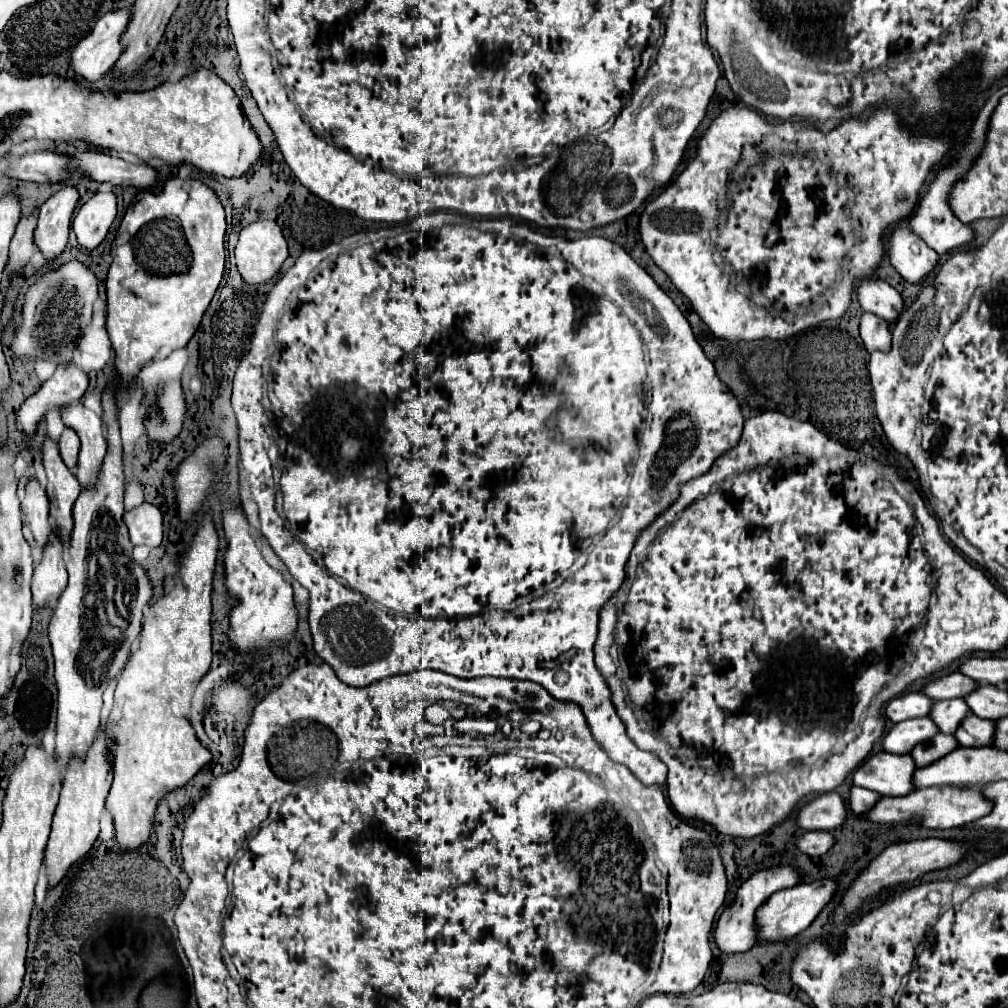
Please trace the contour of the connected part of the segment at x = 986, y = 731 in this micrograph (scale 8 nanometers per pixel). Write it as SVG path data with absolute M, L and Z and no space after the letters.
M970 715L962 721L962 727L954 733L960 745L964 747L986 747L994 743L996 723L988 719L978 719L976 715Z

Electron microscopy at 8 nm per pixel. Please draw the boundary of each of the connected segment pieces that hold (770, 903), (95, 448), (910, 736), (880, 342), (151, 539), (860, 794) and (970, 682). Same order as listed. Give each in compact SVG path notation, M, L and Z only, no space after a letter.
M818 879L812 883L800 883L792 889L782 889L778 893L774 893L760 909L758 909L758 937L762 941L784 941L788 937L798 935L800 931L804 931L814 919L816 915L830 903L830 899L836 893L838 883L834 879Z
M70 403L60 407L62 423L74 429L82 441L80 459L76 467L76 479L82 487L96 481L98 467L102 465L102 455L106 455L106 439L102 431L102 419L82 403Z
M930 717L900 721L886 733L884 751L888 751L888 753L912 753L912 749L916 745L928 743L938 733L940 733L940 729Z
M864 313L860 319L860 337L864 341L864 347L868 353L874 351L882 351L888 353L890 351L890 343L892 343L892 335L890 335L890 325L882 319L878 319L876 315Z
M142 503L140 507L128 511L124 515L124 521L128 525L132 545L158 547L162 543L164 523L162 523L162 513L156 505Z
M852 787L850 807L856 815L864 815L874 807L874 803L878 803L880 797L882 795L876 793L876 791L870 791L870 789L864 789L864 787Z
M956 671L956 673L950 673L946 677L932 679L930 683L926 683L926 687L922 689L922 693L924 695L930 695L934 701L940 701L940 699L966 697L974 689L978 689L978 683L974 679L962 675L960 671Z

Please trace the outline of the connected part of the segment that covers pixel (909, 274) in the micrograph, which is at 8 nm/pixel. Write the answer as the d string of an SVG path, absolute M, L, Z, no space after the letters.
M896 227L888 237L888 245L892 267L912 285L922 283L938 265L938 253L930 251L930 247L926 247L910 229Z

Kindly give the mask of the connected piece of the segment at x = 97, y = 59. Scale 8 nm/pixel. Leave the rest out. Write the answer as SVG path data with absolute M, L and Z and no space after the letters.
M132 7L108 11L96 27L78 43L72 55L72 69L84 81L98 81L122 55L122 33L132 19Z

